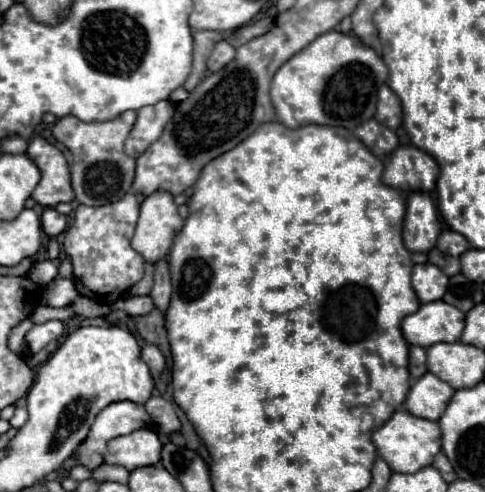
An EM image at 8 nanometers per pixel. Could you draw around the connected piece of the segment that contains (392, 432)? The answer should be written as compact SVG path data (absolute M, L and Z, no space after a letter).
M397 410L379 430L373 432L373 444L377 448L377 454L391 466L393 472L413 474L415 470L429 466L435 454L441 452L441 430L437 422L415 418L407 410Z

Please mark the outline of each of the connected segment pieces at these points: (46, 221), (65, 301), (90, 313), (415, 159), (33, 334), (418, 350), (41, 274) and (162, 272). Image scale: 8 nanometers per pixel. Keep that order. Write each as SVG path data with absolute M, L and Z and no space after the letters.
M45 208L43 216L41 216L41 226L43 226L43 232L47 236L59 236L61 232L65 232L67 228L67 216L59 214L55 208Z
M57 276L55 286L49 292L43 292L43 304L53 306L53 308L63 308L63 306L69 306L77 296L79 296L79 292L77 292L73 280Z
M79 296L79 298L71 304L71 308L73 308L79 316L83 316L83 318L105 316L105 314L107 314L107 306L97 304L95 300L89 300L89 298L85 298L85 296Z
M399 146L385 162L383 182L405 192L433 190L437 174L439 166L427 152L415 146Z
M49 320L43 324L35 324L27 334L25 334L25 342L29 348L29 354L37 354L39 350L43 350L49 342L59 340L65 334L65 324L59 320Z
M409 346L409 376L413 380L421 378L427 372L425 364L425 348L421 346Z
M43 260L37 262L37 266L31 270L31 280L45 286L49 280L53 280L57 276L57 266L51 260Z
M159 260L155 262L155 284L151 290L151 298L155 302L155 306L165 312L171 300L171 276L169 276L169 266L167 260Z

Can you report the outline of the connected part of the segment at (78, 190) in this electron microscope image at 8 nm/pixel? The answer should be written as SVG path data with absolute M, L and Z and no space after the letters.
M127 110L119 118L107 122L81 122L75 116L59 118L53 126L53 136L65 144L73 154L71 184L75 200L85 206L103 206L123 198L135 178L135 158L123 152L127 134L135 124L135 112Z

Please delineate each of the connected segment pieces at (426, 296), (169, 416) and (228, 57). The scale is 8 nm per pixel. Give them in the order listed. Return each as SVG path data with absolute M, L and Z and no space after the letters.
M415 264L413 274L411 274L411 286L421 300L421 304L441 300L445 290L447 290L449 278L433 264Z
M151 396L145 402L145 408L161 434L171 434L171 432L181 430L181 424L173 410L173 404L169 400L165 400L163 396Z
M221 40L221 42L213 48L213 52L211 52L211 56L209 56L209 60L207 60L207 68L209 68L211 72L221 70L227 62L233 60L233 56L235 56L235 48L233 48L231 44L227 44L225 40Z

